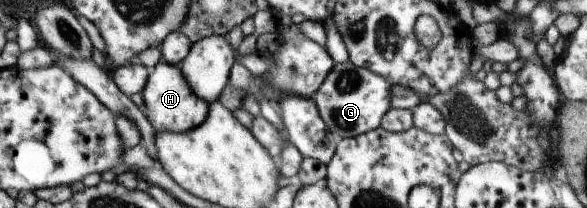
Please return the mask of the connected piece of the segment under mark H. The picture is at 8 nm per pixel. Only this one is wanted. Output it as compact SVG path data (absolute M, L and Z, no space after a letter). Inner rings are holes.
M161 61L155 65L154 69L153 73L148 76L142 91L143 106L147 109L145 115L149 117L149 123L153 125L153 129L157 133L165 133L165 131L167 133L185 133L185 131L199 127L208 116L209 103L199 99L191 91L179 66Z

